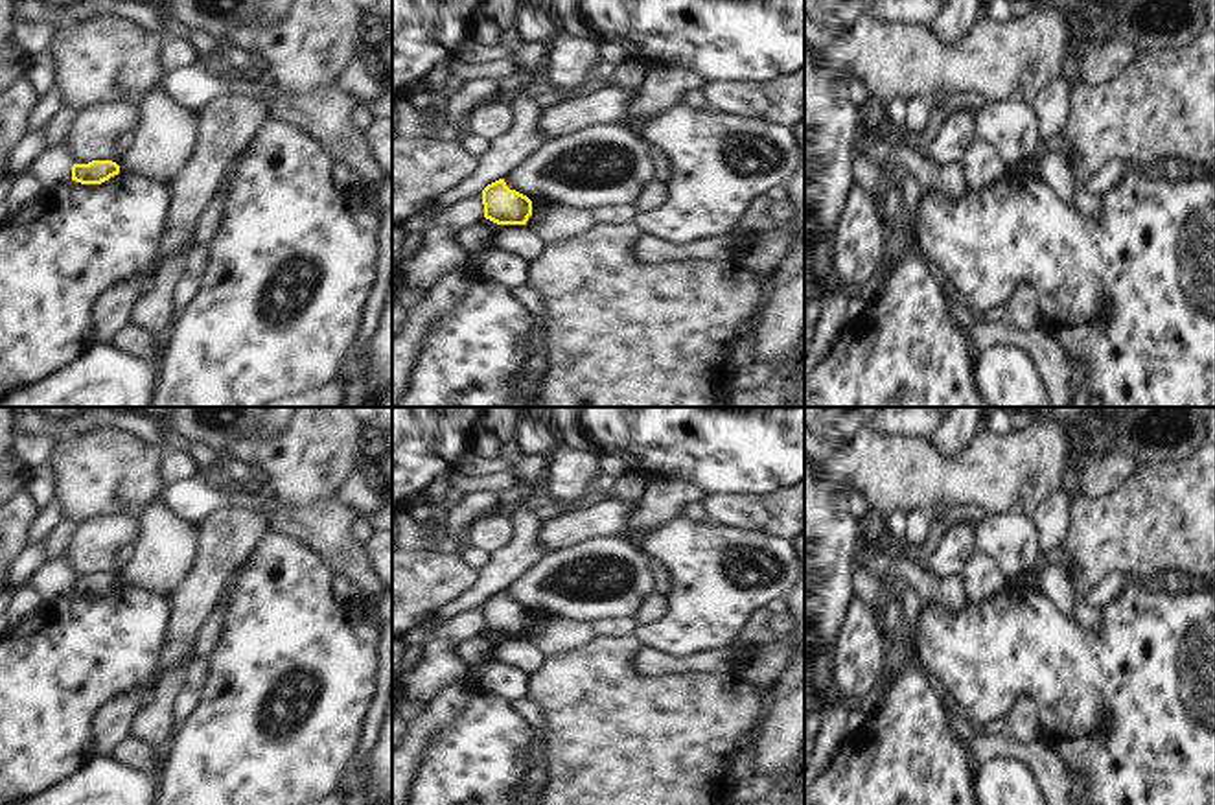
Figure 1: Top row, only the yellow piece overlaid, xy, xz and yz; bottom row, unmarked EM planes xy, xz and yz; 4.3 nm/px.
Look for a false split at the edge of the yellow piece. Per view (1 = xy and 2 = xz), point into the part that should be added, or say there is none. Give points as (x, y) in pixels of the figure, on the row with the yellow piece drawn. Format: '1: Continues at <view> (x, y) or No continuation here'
1: No continuation here
2: No continuation here

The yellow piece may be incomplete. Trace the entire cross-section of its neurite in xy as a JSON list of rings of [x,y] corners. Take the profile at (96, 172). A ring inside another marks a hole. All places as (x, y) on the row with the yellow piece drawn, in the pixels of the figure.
[[[92,160],[72,166],[72,181],[81,184],[101,184],[118,173],[120,166],[112,160]]]

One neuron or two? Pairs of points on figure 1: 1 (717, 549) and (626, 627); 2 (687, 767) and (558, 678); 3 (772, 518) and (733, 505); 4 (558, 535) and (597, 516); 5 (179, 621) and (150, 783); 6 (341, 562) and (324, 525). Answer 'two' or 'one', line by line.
1: two
2: one
3: one
4: one
5: two
6: one

